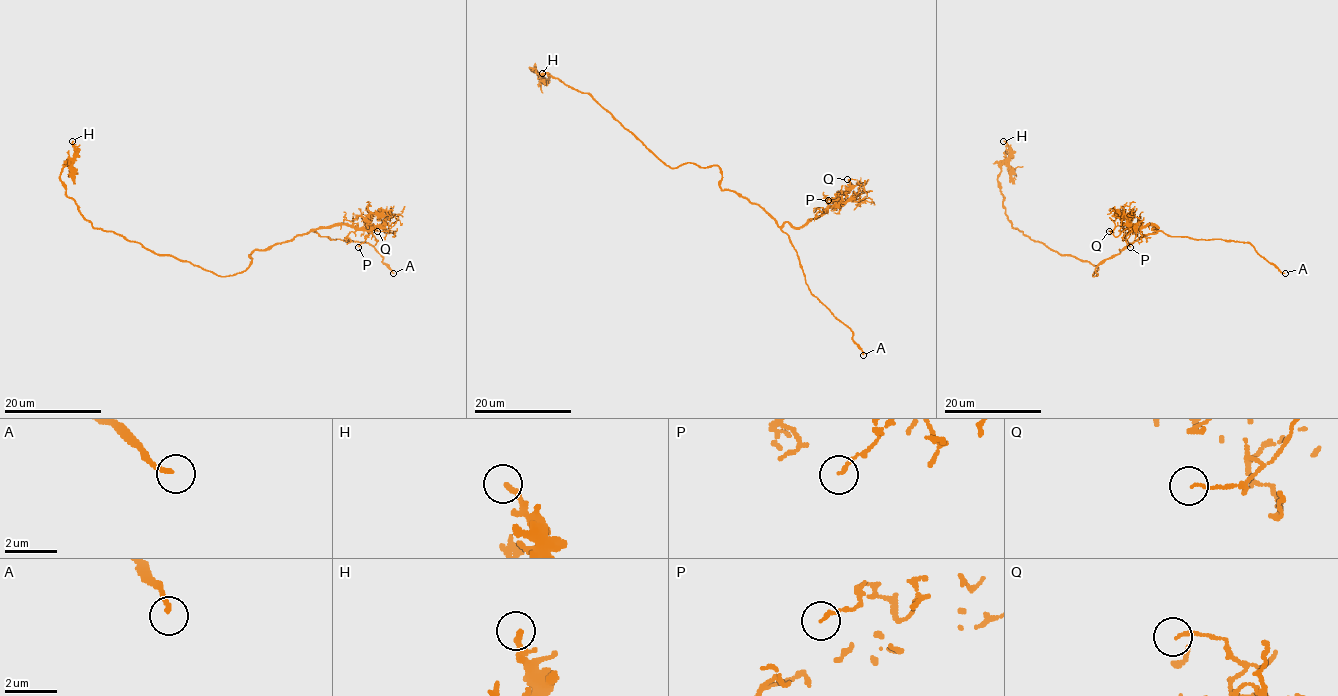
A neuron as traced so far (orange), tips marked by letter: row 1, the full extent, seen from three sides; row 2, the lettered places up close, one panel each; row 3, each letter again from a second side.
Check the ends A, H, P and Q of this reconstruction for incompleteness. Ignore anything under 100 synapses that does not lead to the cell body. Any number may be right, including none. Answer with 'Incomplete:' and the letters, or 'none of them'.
Incomplete: A

